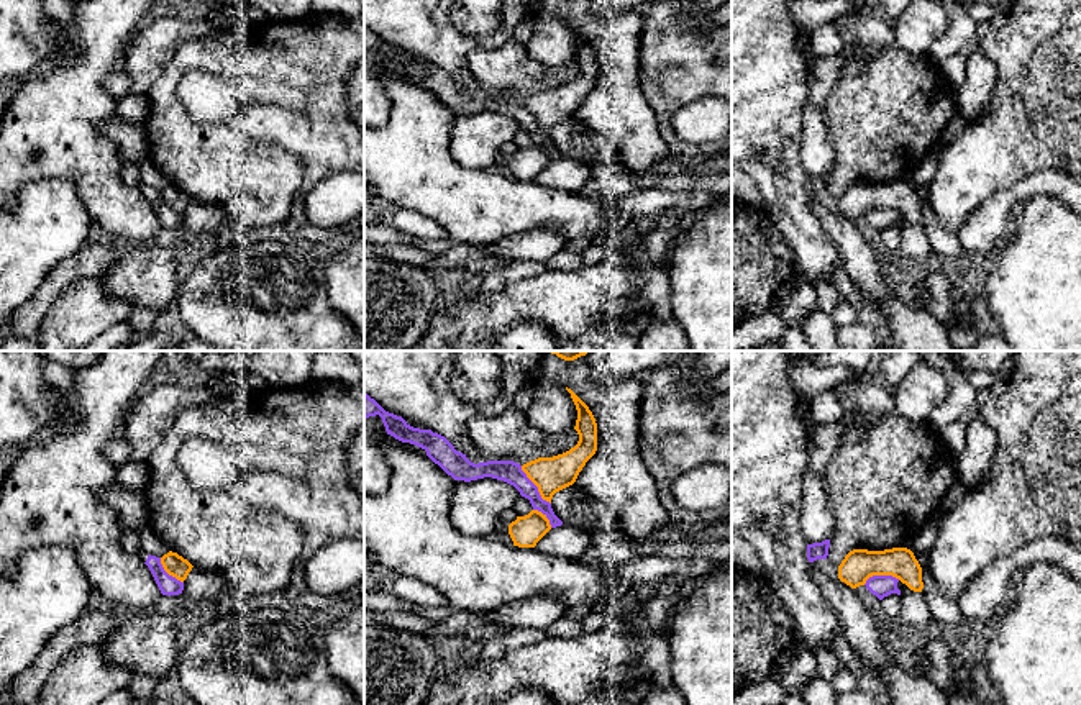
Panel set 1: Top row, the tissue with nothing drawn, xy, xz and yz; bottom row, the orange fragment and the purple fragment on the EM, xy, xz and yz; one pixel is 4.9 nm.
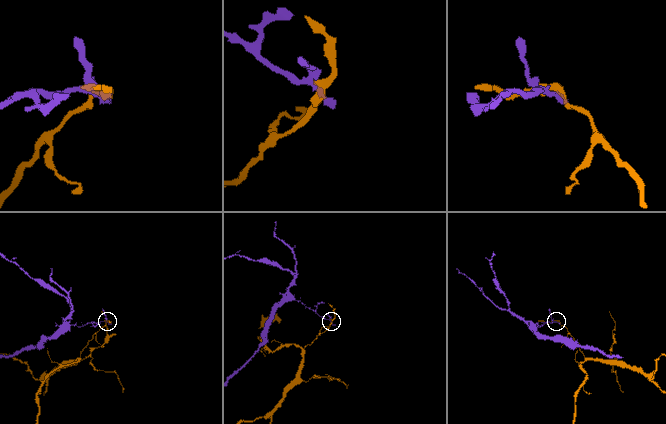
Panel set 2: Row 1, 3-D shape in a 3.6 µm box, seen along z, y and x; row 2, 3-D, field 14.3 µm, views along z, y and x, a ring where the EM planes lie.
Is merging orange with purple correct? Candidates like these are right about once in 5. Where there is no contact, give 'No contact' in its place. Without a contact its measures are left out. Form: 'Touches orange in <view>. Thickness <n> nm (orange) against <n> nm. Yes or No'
Touches orange in xz. Thickness 180 nm (orange) against 110 nm. No

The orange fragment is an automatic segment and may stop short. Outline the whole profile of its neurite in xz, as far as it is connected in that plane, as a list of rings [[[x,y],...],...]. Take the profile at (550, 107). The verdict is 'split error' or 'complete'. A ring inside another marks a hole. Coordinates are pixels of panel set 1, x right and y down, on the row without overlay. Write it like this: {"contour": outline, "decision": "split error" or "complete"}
{"contour": [[[566,20],[566,23],[577,43],[574,59],[579,67],[577,77],[563,87],[538,90],[522,98],[527,110],[538,120],[541,131],[550,136],[556,125],[576,115],[586,95],[597,84],[597,56],[592,44],[571,21]]], "decision": "complete"}

